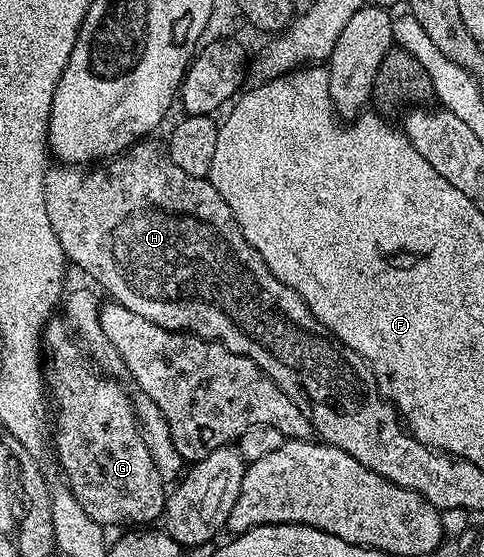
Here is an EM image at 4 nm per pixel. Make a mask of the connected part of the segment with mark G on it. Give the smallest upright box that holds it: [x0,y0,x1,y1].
[43,316,167,528]

